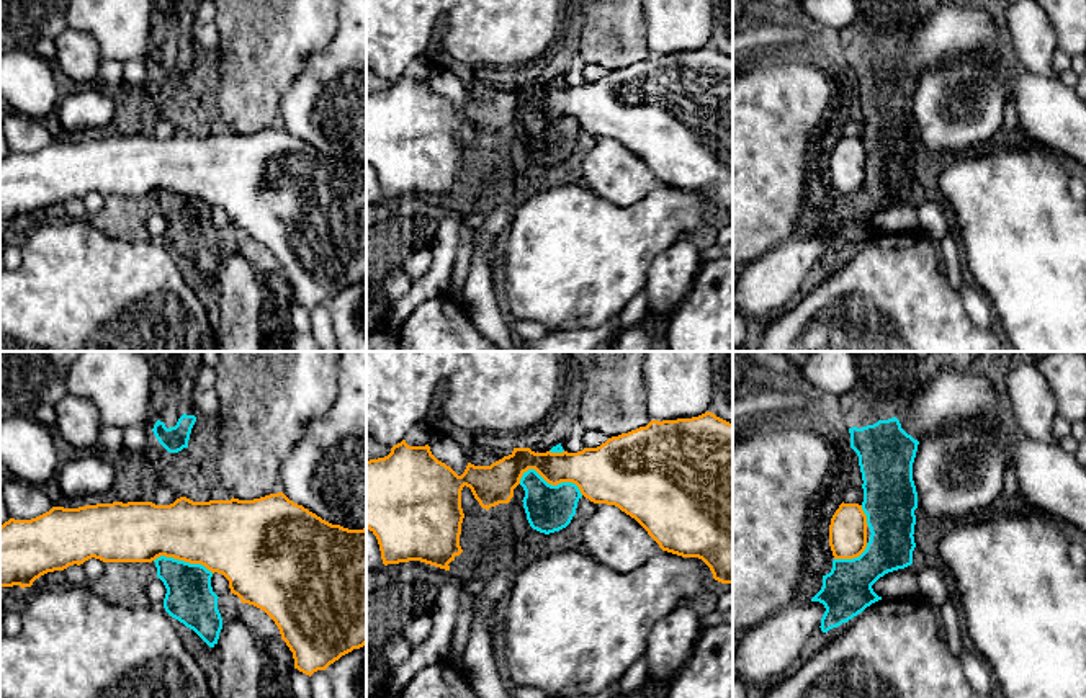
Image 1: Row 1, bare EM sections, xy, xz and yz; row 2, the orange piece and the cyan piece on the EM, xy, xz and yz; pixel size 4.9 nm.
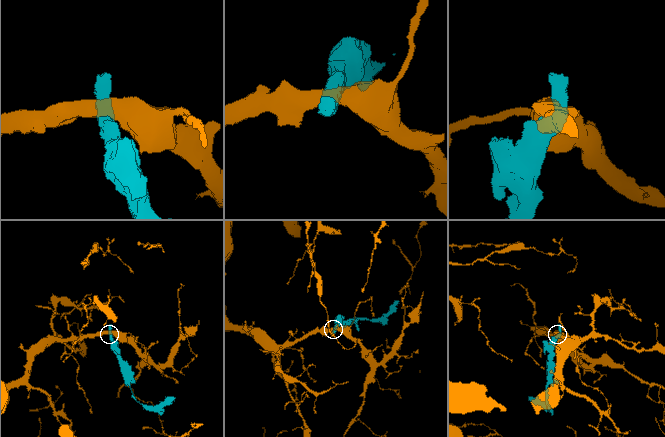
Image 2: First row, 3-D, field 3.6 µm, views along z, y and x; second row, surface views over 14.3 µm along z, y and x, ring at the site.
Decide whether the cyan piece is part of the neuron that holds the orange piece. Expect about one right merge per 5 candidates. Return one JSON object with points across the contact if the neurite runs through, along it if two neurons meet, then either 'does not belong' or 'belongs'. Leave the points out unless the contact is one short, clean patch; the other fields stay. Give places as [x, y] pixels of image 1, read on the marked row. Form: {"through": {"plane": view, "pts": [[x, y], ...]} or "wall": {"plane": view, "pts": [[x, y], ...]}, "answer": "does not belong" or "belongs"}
{"wall": {"plane": "xz", "pts": [[519, 479], [535, 469], [551, 484], [573, 483], [583, 494]]}, "answer": "does not belong"}

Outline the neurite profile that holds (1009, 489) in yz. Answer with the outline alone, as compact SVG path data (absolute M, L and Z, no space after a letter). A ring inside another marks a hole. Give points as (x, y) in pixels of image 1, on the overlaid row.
M1006 466L1004 469L1004 487L1003 487L1003 494L1001 494L1001 503L1003 507L1006 507L1006 502L1014 497L1019 492L1017 489L1017 479L1016 479L1016 472L1012 466Z

